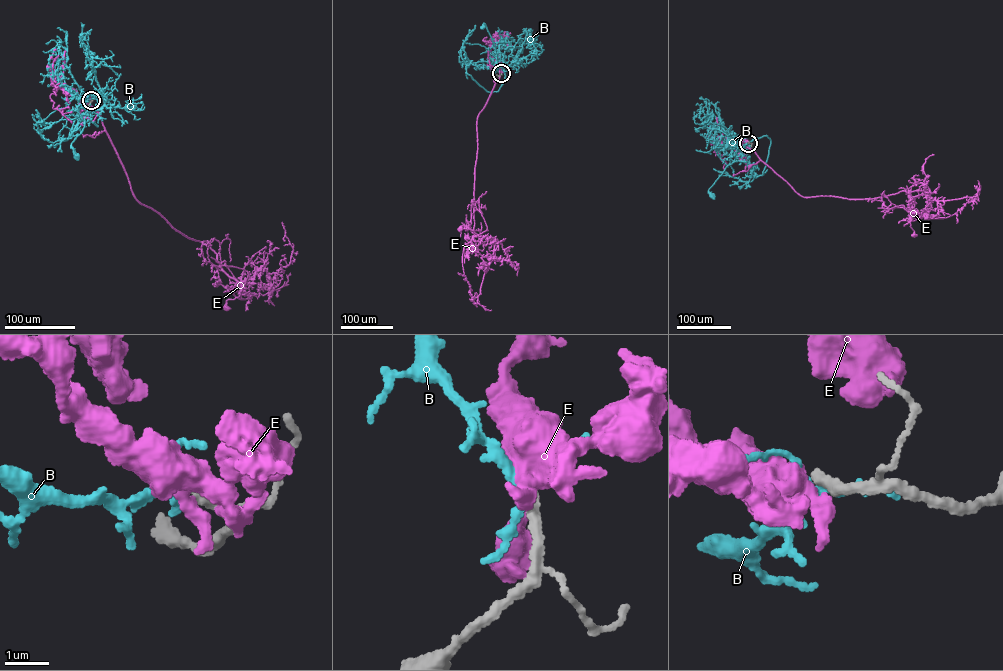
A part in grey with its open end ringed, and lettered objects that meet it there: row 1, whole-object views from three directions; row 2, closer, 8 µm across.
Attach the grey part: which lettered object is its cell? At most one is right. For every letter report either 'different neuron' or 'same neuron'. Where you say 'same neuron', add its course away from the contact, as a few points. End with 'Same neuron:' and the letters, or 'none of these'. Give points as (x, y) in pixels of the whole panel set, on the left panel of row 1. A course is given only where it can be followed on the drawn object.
B: different neuron
E: different neuron
Same neuron: none of these

